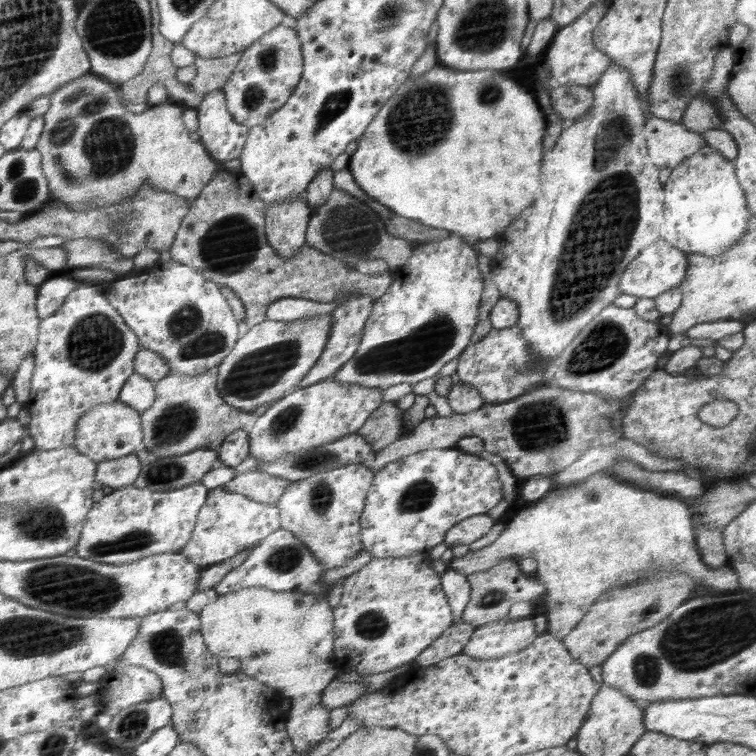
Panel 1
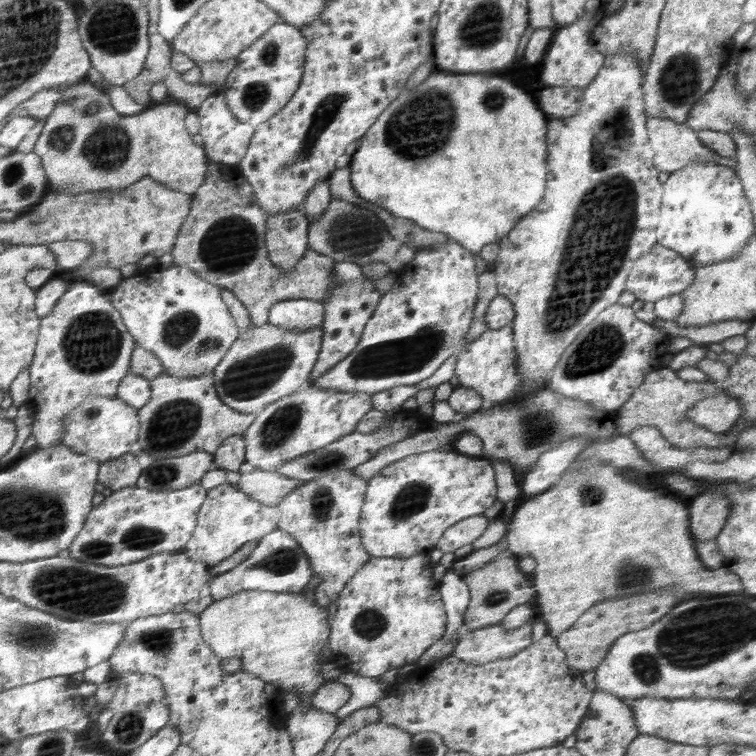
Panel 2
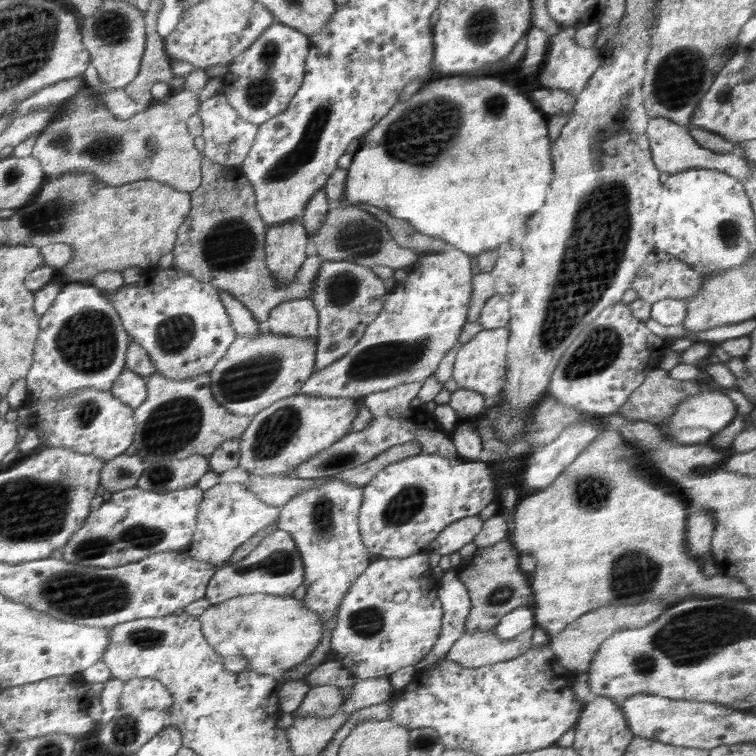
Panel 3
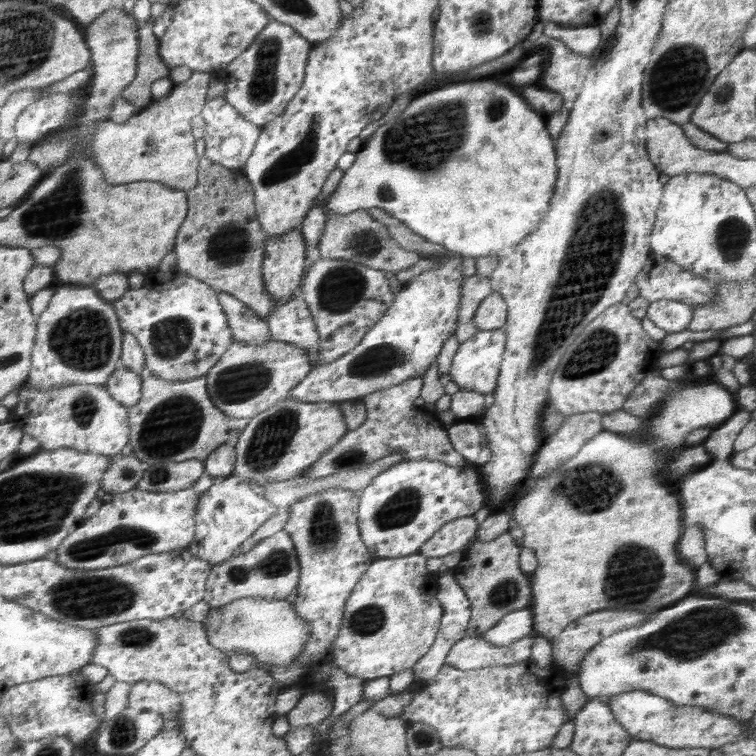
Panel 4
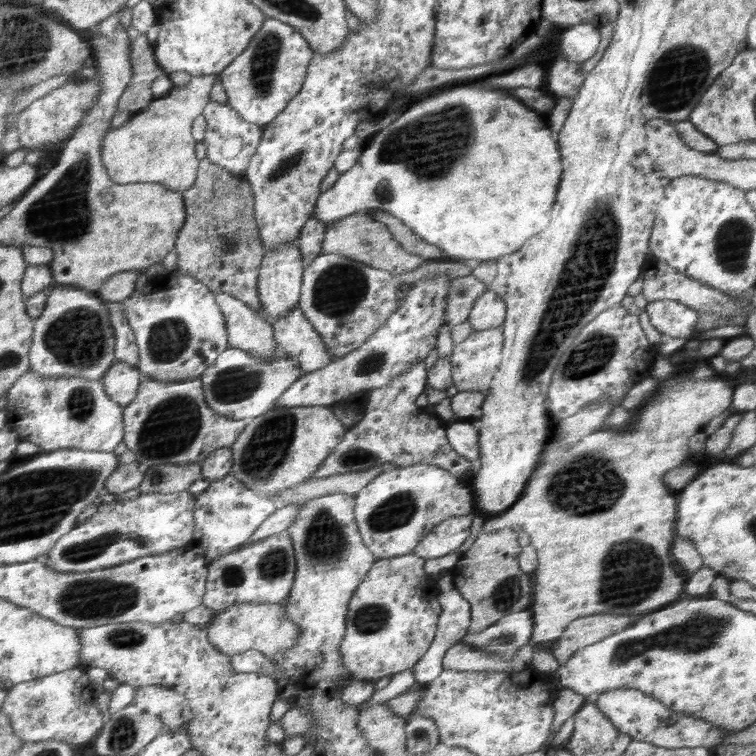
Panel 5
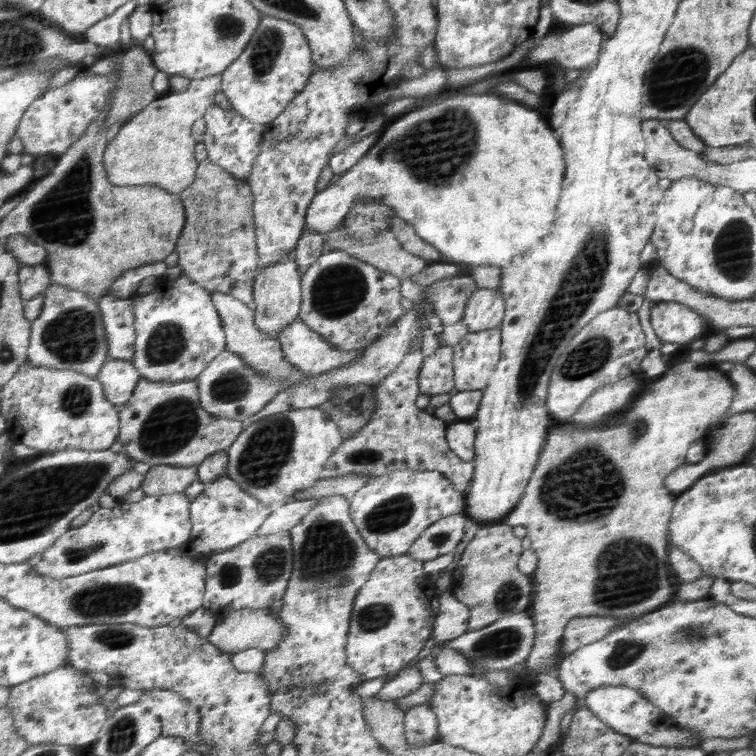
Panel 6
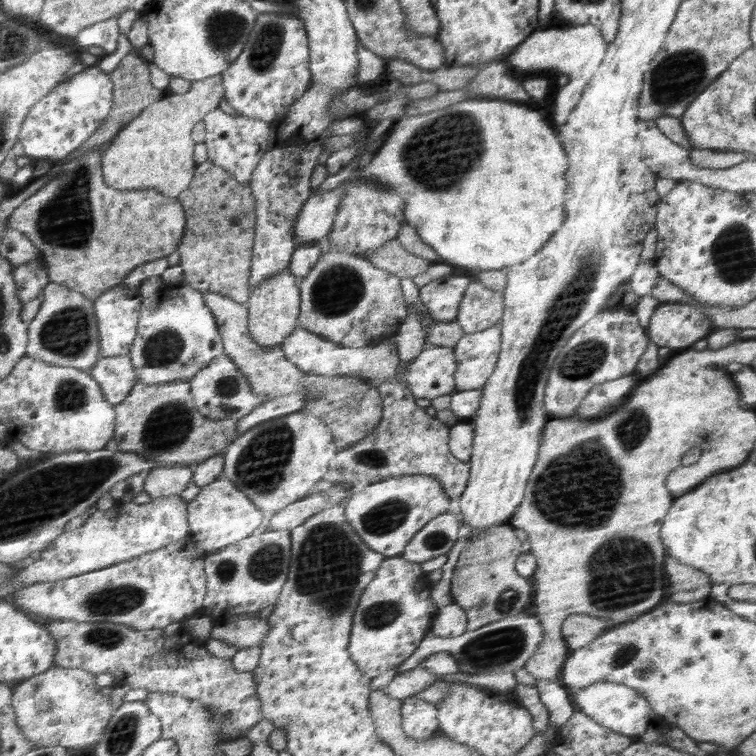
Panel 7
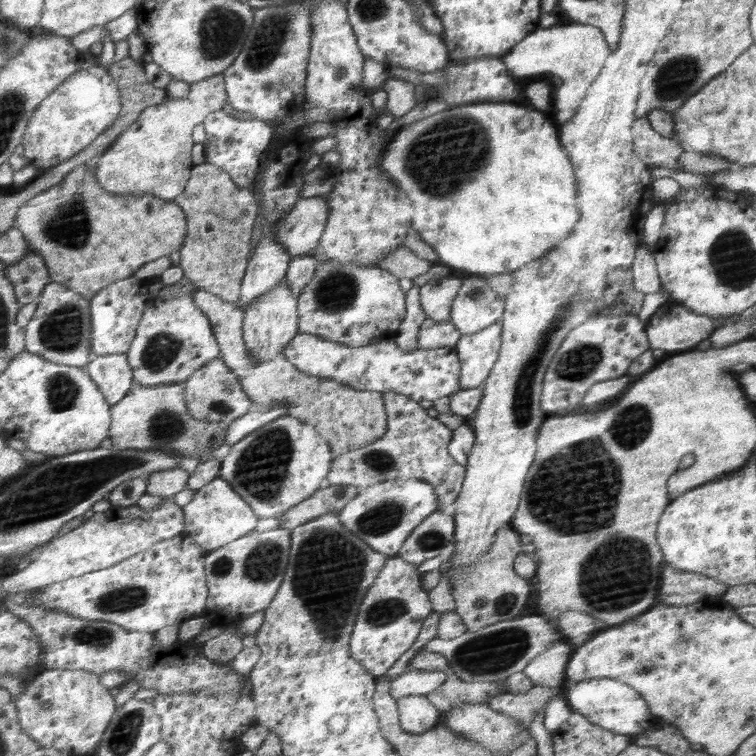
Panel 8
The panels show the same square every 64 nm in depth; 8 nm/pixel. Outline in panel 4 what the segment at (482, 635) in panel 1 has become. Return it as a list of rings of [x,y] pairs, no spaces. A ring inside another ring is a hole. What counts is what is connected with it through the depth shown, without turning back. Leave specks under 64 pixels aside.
[[[532,632],[508,646],[501,647],[496,647],[480,635],[464,635],[449,650],[445,663],[464,670],[518,663],[530,657],[533,643]]]

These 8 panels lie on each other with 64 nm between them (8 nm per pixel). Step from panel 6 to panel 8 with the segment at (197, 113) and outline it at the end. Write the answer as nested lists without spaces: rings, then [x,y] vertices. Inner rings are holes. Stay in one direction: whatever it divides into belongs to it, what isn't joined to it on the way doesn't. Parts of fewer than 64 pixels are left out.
[[[221,75],[198,83],[188,83],[172,78],[165,88],[168,98],[159,105],[152,105],[140,113],[132,127],[99,158],[97,174],[104,189],[120,195],[150,193],[172,201],[186,190],[191,178],[190,150],[192,130],[204,122],[211,112],[227,106],[226,78]]]

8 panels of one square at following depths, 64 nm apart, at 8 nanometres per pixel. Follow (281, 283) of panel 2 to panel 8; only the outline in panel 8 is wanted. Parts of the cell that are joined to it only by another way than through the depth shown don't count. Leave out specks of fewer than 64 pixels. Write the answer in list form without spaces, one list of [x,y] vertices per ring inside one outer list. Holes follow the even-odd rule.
[[[201,163],[191,170],[186,190],[173,200],[187,216],[187,238],[180,247],[180,267],[194,288],[198,291],[214,293],[222,300],[238,304],[242,300],[243,277],[246,275],[246,264],[250,258],[250,240],[252,228],[256,224],[256,200],[254,194],[246,188],[240,188],[232,176],[224,169],[210,163]]]

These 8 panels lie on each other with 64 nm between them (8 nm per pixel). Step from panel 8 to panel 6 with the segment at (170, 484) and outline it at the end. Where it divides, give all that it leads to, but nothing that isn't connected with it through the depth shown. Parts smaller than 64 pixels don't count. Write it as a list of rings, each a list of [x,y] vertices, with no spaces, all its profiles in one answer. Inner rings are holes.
[[[160,465],[148,471],[140,488],[148,496],[183,493],[198,476],[197,465],[187,467]]]

